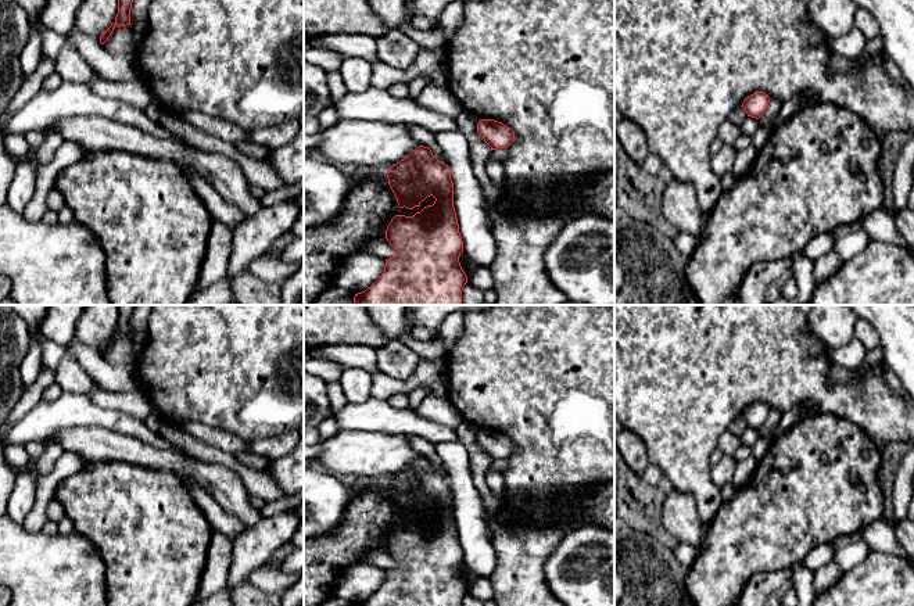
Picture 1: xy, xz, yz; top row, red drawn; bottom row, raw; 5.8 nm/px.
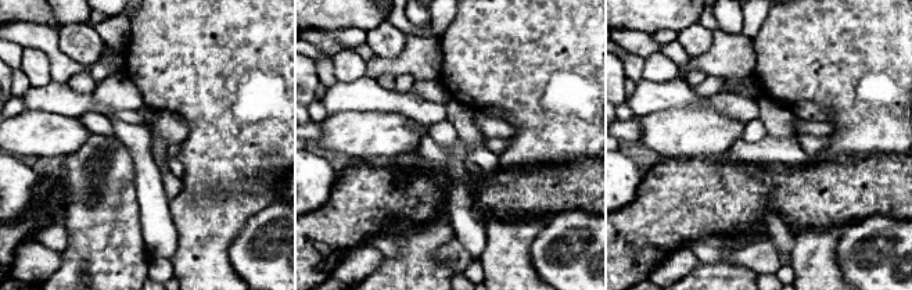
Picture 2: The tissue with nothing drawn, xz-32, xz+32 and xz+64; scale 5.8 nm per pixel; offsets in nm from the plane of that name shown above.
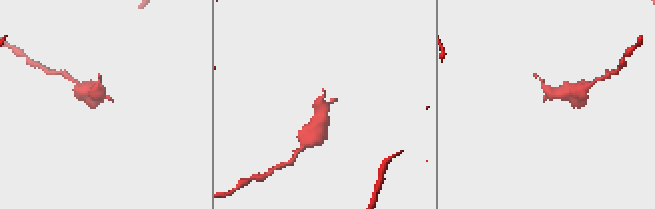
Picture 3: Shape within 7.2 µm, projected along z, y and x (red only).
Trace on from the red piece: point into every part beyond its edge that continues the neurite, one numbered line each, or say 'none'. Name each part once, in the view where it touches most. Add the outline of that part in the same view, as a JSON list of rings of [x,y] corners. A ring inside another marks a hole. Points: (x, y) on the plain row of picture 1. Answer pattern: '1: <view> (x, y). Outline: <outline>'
none

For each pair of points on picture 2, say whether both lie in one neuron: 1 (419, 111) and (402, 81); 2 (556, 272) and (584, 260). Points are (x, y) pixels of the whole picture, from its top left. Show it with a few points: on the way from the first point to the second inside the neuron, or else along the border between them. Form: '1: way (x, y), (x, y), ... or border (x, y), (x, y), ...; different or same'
1: border (391, 89), (395, 92), (409, 92); different
2: way (563, 265), (568, 260), (577, 260); same

